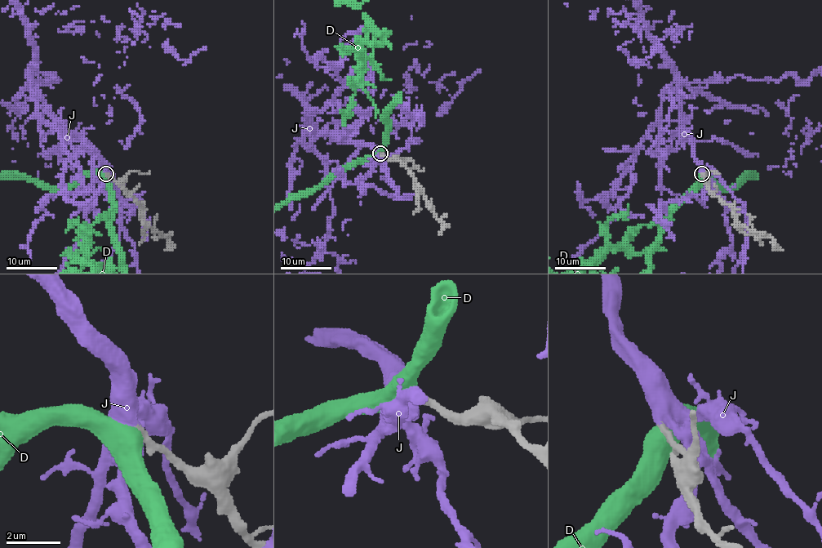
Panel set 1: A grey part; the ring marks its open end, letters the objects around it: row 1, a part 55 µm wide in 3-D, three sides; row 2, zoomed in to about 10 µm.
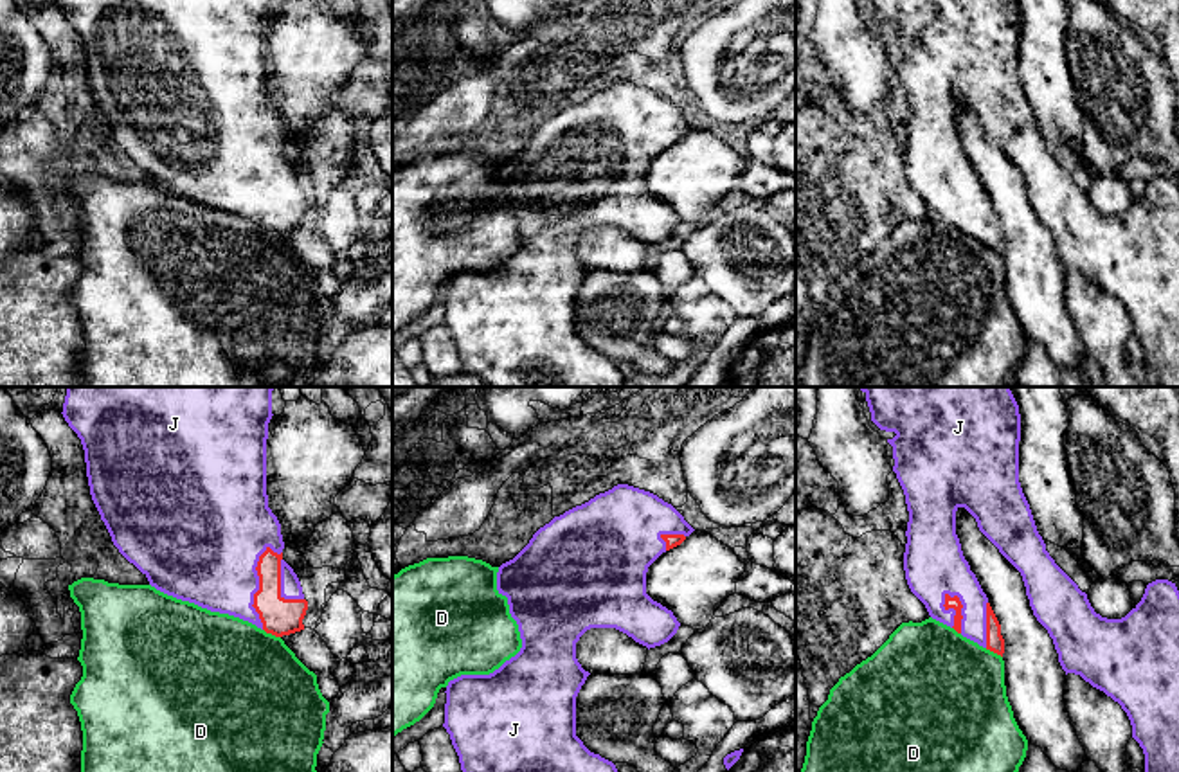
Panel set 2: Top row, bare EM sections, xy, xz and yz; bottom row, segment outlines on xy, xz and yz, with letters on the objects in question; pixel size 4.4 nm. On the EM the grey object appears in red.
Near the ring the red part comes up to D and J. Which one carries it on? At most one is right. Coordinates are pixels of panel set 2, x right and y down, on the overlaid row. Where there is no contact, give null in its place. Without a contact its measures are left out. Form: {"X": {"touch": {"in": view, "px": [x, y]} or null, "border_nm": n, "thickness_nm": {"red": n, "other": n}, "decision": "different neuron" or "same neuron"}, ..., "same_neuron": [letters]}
{"D": {"touch": {"in": "xy", "px": [272, 634]}, "border_nm": 90, "thickness_nm": {"red": 170, "other": 480}, "decision": "different neuron"}, "J": {"touch": {"in": "xy", "px": [260, 587]}, "border_nm": 380, "thickness_nm": {"red": 170, "other": 400}, "decision": "same neuron"}, "same_neuron": ["J"]}

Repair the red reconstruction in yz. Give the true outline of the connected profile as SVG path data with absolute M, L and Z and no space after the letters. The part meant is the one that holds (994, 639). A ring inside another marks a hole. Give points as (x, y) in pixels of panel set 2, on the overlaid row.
M860 387L871 421L895 432L893 471L904 489L909 511L904 570L911 592L925 605L929 615L963 637L1003 657L1001 624L976 574L963 556L956 534L956 511L965 507L979 531L1021 572L1030 606L1048 630L1067 673L1080 675L1121 705L1132 725L1132 738L1145 754L1145 772L1179 772L1179 590L1168 579L1147 585L1141 601L1121 619L1107 619L1094 612L1087 594L1055 563L1037 531L1030 504L1019 482L1021 414L1010 387Z

